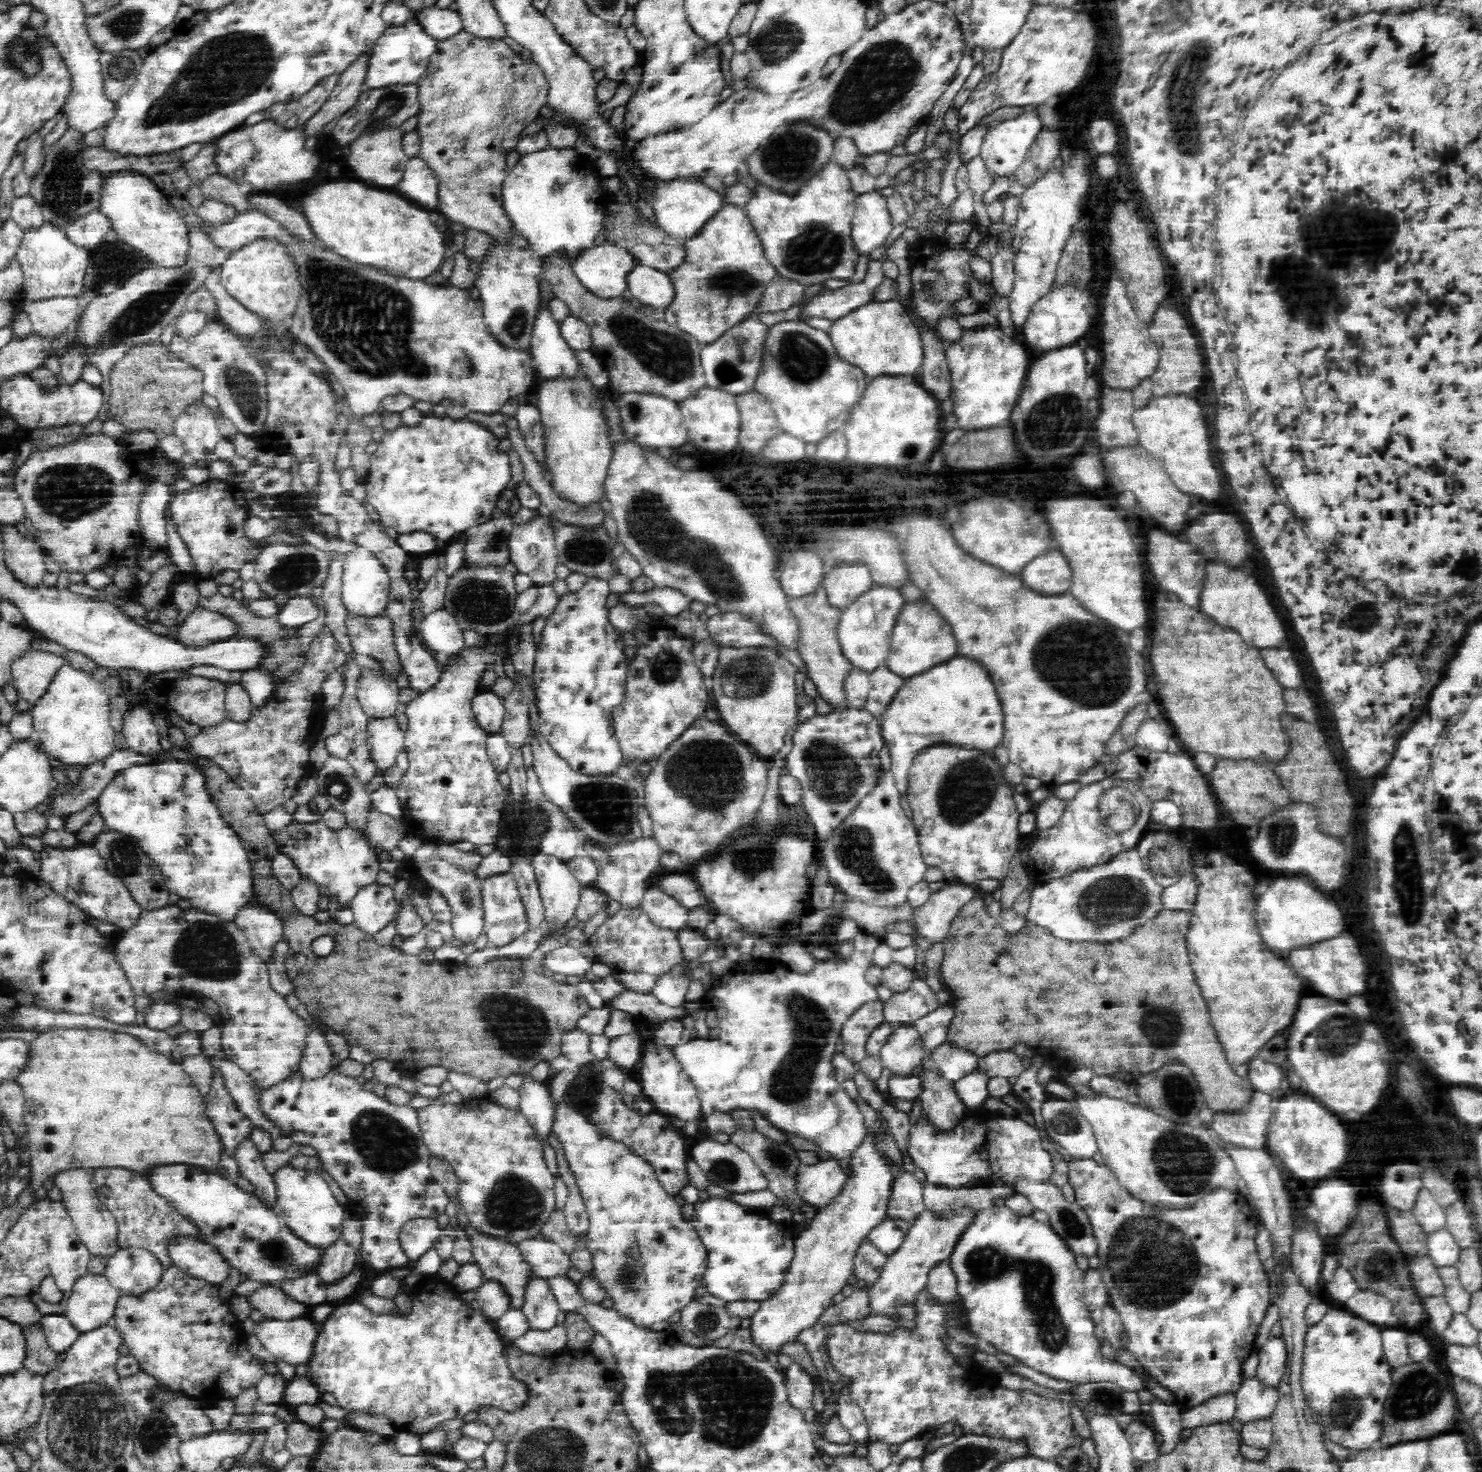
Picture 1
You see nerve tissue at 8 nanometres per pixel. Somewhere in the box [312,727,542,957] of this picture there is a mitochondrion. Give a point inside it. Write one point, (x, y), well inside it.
(336, 785)

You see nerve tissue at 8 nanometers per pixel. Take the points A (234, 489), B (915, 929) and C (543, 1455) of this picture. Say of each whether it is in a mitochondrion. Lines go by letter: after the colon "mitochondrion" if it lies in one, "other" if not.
A: other
B: other
C: mitochondrion

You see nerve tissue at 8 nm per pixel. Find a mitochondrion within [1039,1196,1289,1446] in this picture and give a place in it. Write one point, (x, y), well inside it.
(1182, 1284)

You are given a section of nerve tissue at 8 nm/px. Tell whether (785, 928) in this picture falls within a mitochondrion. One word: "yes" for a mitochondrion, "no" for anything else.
no

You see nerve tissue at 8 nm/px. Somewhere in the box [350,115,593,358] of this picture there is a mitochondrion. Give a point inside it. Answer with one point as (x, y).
(515, 325)

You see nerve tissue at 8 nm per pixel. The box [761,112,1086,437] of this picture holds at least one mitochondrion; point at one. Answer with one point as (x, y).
(817, 249)

